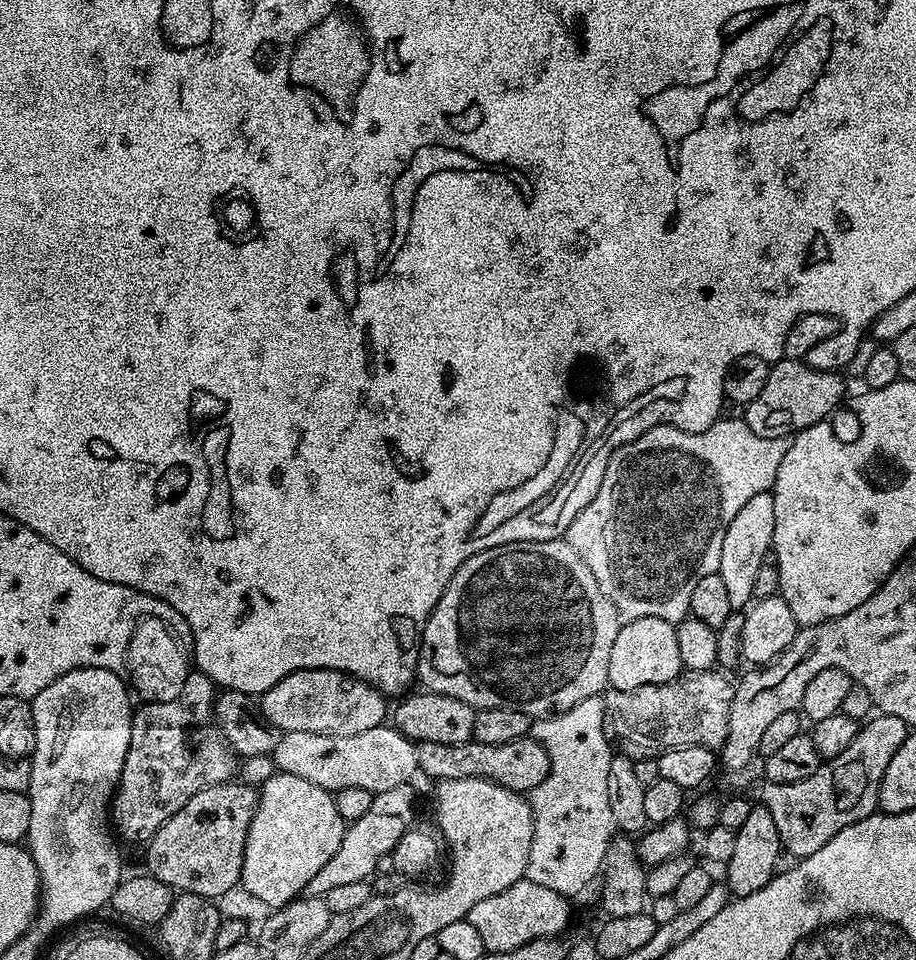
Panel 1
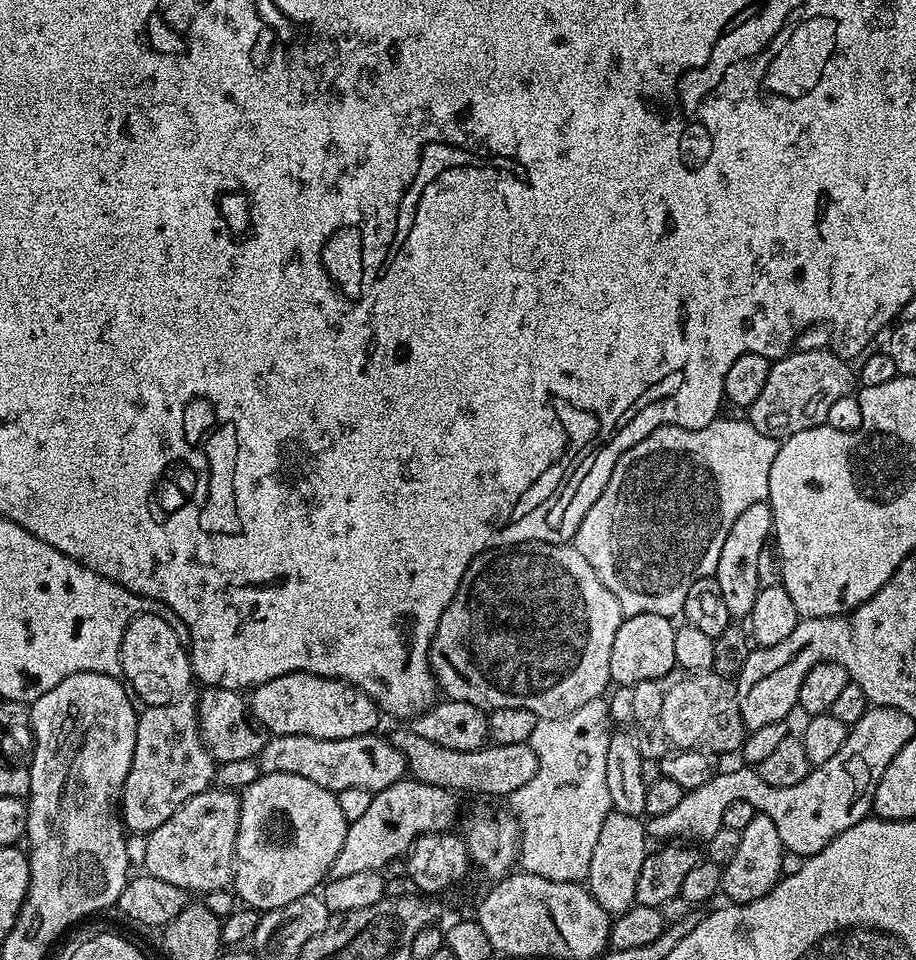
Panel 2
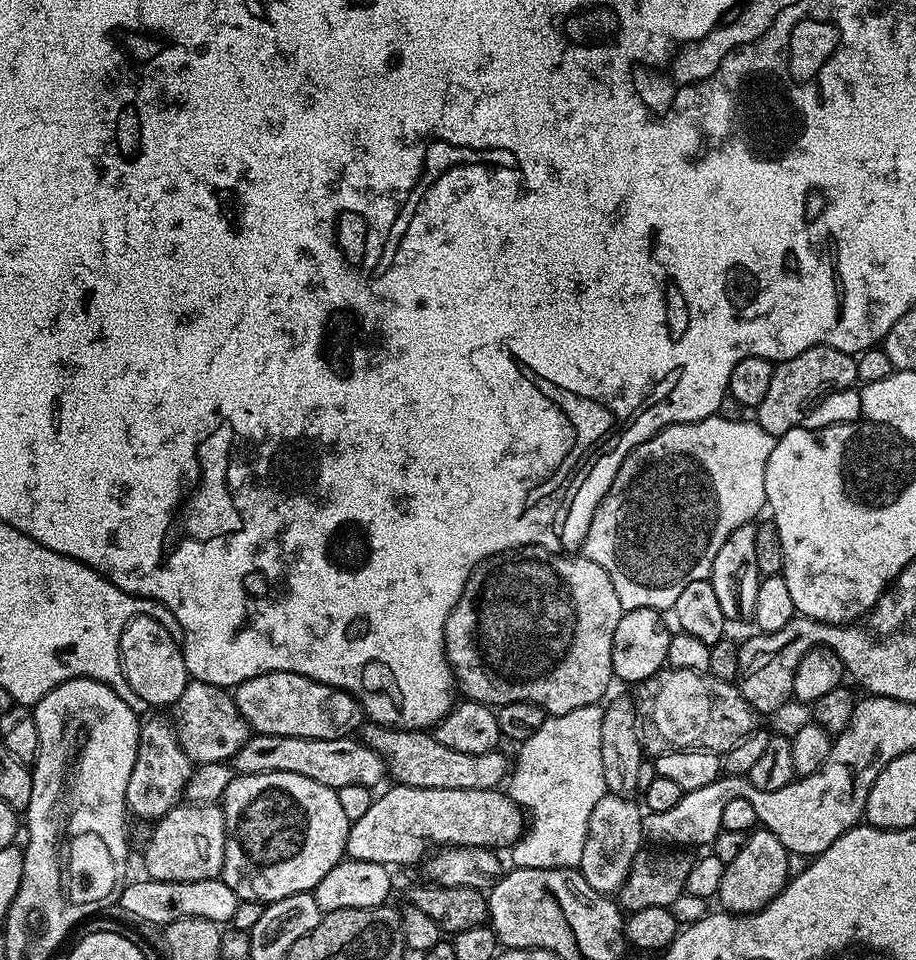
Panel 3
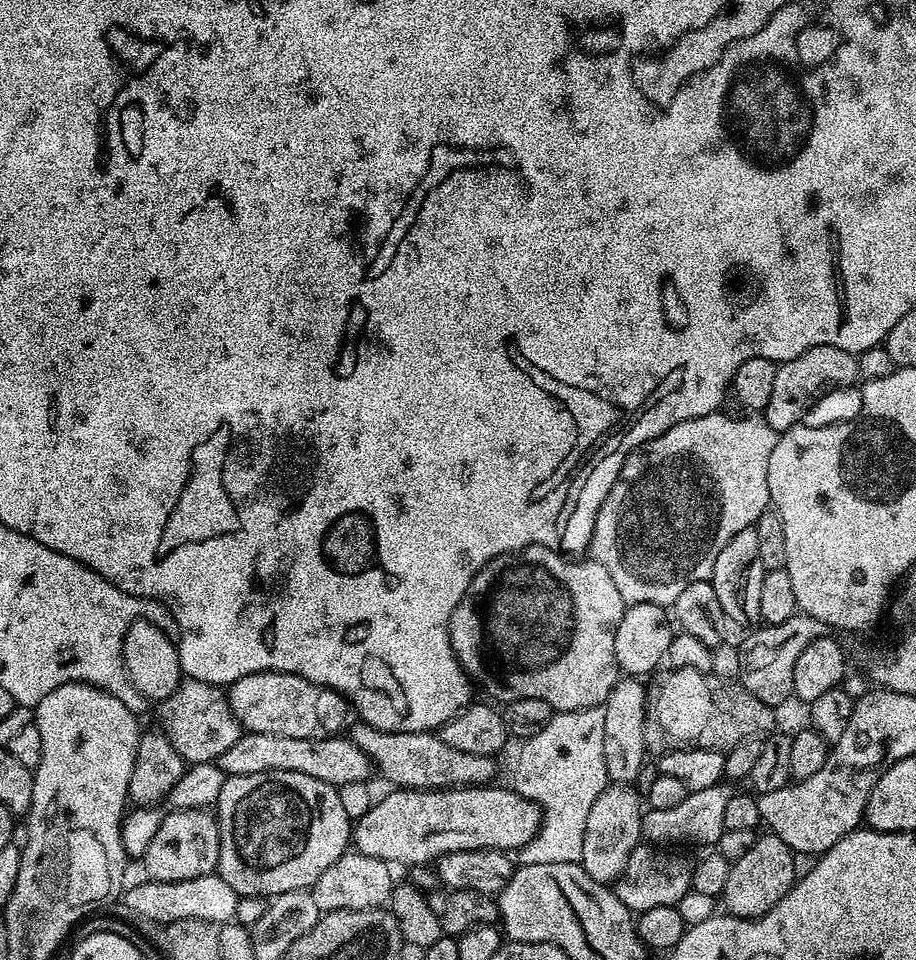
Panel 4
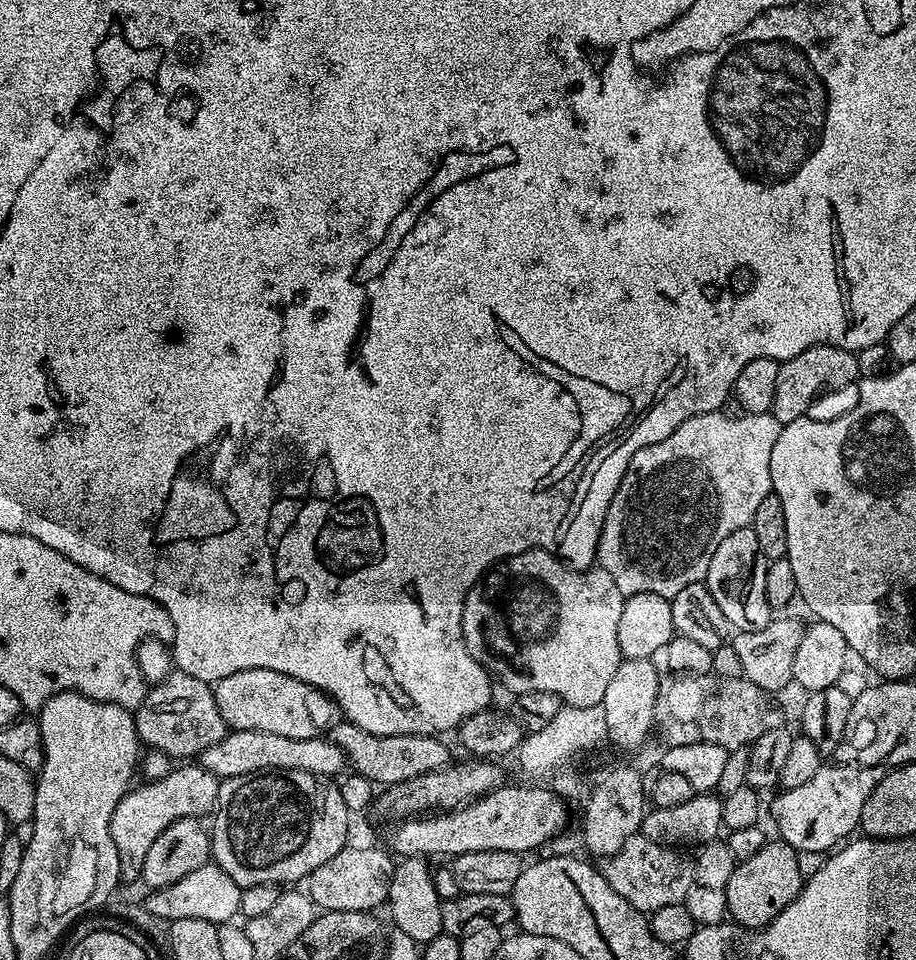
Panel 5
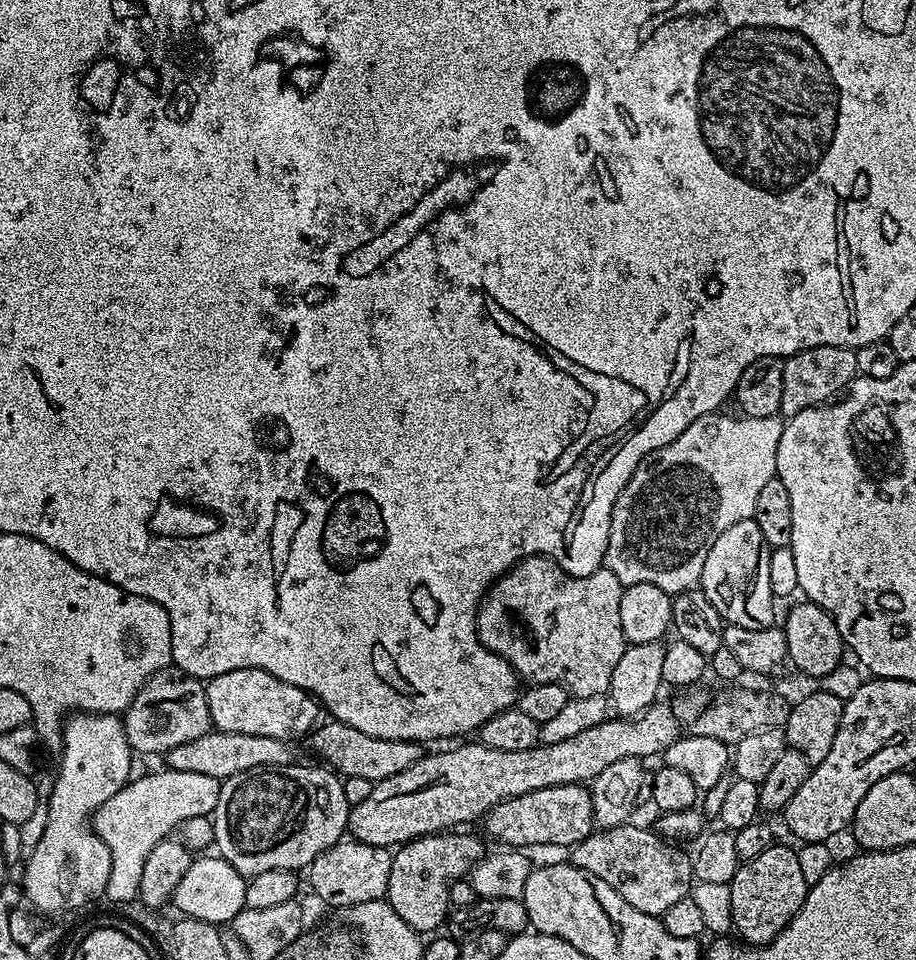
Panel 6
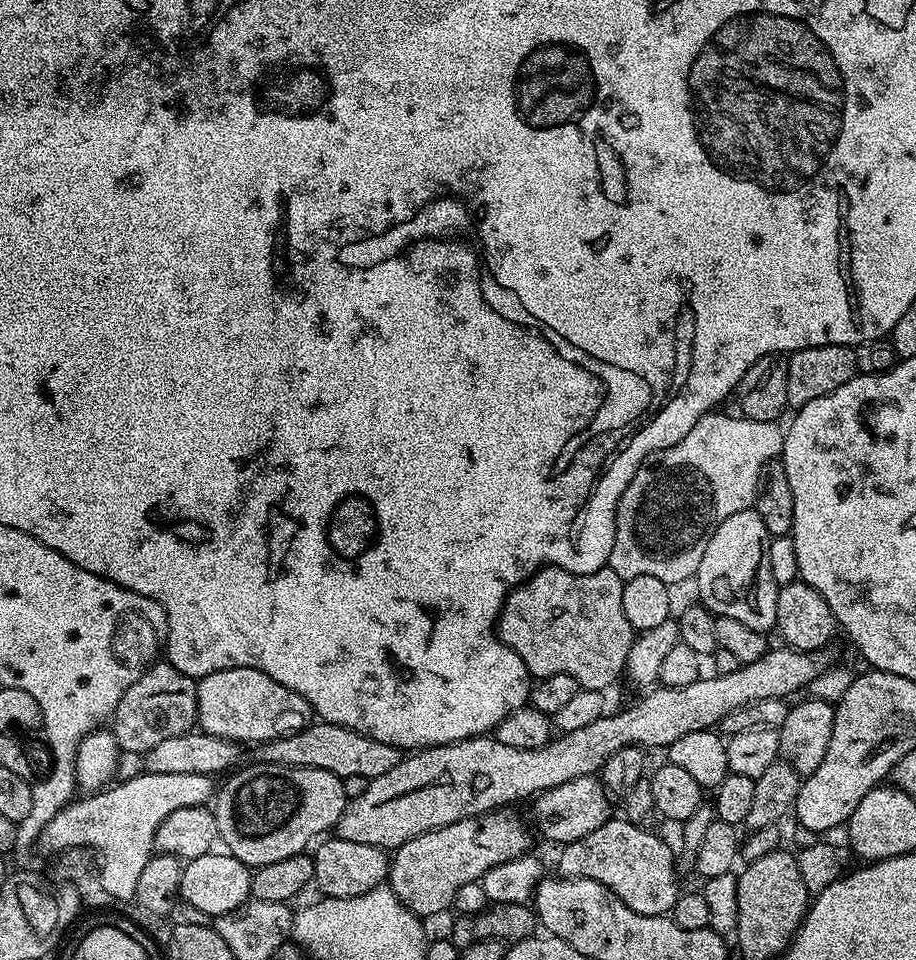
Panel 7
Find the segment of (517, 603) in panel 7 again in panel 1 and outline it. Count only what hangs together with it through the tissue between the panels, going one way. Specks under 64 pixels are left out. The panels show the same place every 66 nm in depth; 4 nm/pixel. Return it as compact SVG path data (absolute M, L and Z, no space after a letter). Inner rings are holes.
M553 538L550 540L523 540L517 544L503 544L502 546L494 546L490 550L482 550L481 552L472 552L465 559L462 567L456 571L454 578L450 578L450 582L446 586L446 590L442 594L442 598L438 598L438 602L434 606L434 610L430 614L430 618L424 624L424 632L420 635L420 653L418 654L418 662L416 663L416 674L421 684L429 692L437 692L438 694L446 694L450 698L458 698L458 702L466 702L471 708L477 710L482 708L513 708L514 710L522 710L522 714L526 714L529 718L543 718L545 716L555 716L558 712L565 712L574 707L578 702L582 702L591 696L600 696L601 693L609 687L608 671L610 670L610 650L614 647L614 638L618 638L618 630L622 623L622 617L617 612L616 607L606 598L606 594L602 594L602 590L598 586L598 582L594 578L594 574L590 574L590 570L586 566L586 562L582 562L582 558L578 558L578 554L569 546L567 539Z

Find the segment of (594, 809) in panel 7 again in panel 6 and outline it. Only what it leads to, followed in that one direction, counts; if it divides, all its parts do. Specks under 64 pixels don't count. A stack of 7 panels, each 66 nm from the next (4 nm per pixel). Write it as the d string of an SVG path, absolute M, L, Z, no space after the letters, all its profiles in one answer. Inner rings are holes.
M559 784L542 790L534 790L530 794L518 794L509 800L503 800L494 806L483 817L482 825L496 840L501 840L501 845L511 846L516 850L524 850L527 844L553 844L556 848L571 849L573 844L580 844L594 831L592 819L592 794L584 784Z

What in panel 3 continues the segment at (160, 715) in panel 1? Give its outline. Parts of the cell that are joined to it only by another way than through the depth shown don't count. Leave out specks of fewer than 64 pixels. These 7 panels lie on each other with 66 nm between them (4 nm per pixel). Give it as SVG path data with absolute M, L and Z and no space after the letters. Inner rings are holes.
M145 719L140 725L140 745L138 754L134 762L134 771L130 773L130 786L126 786L126 798L128 811L133 817L141 816L144 820L155 822L161 816L176 807L185 799L188 781L194 775L194 765L191 758L185 754L181 744L180 737L177 735L177 729L171 723L169 725L164 720L147 720Z

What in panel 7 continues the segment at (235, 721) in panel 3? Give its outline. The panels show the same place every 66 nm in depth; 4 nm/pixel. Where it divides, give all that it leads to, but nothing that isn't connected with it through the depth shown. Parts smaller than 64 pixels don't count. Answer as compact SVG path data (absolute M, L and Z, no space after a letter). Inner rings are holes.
M157 662L144 671L142 678L138 678L126 694L122 694L122 702L118 702L110 717L110 731L116 745L125 753L146 754L154 750L158 742L166 742L166 738L178 738L178 734L193 731L197 727L197 714L196 680L182 674L173 664Z

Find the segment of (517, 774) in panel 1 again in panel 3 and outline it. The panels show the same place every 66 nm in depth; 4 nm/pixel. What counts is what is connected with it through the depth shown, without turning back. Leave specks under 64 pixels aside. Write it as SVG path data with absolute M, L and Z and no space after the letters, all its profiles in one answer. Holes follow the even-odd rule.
M368 722L363 725L362 739L383 758L391 779L406 786L422 786L426 790L490 790L499 789L510 775L510 760L503 756L503 751L462 754L442 746L435 735L424 730L388 728Z

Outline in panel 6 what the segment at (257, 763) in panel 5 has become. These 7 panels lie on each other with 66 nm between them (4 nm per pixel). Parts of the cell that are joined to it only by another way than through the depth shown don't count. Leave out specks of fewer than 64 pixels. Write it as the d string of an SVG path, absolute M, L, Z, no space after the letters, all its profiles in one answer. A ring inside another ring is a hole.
M213 730L202 734L202 738L194 742L186 742L186 746L174 746L174 750L166 754L166 764L174 770L190 770L190 774L206 774L223 782L246 770L293 763L292 748L287 740L262 738L262 734L230 734Z

